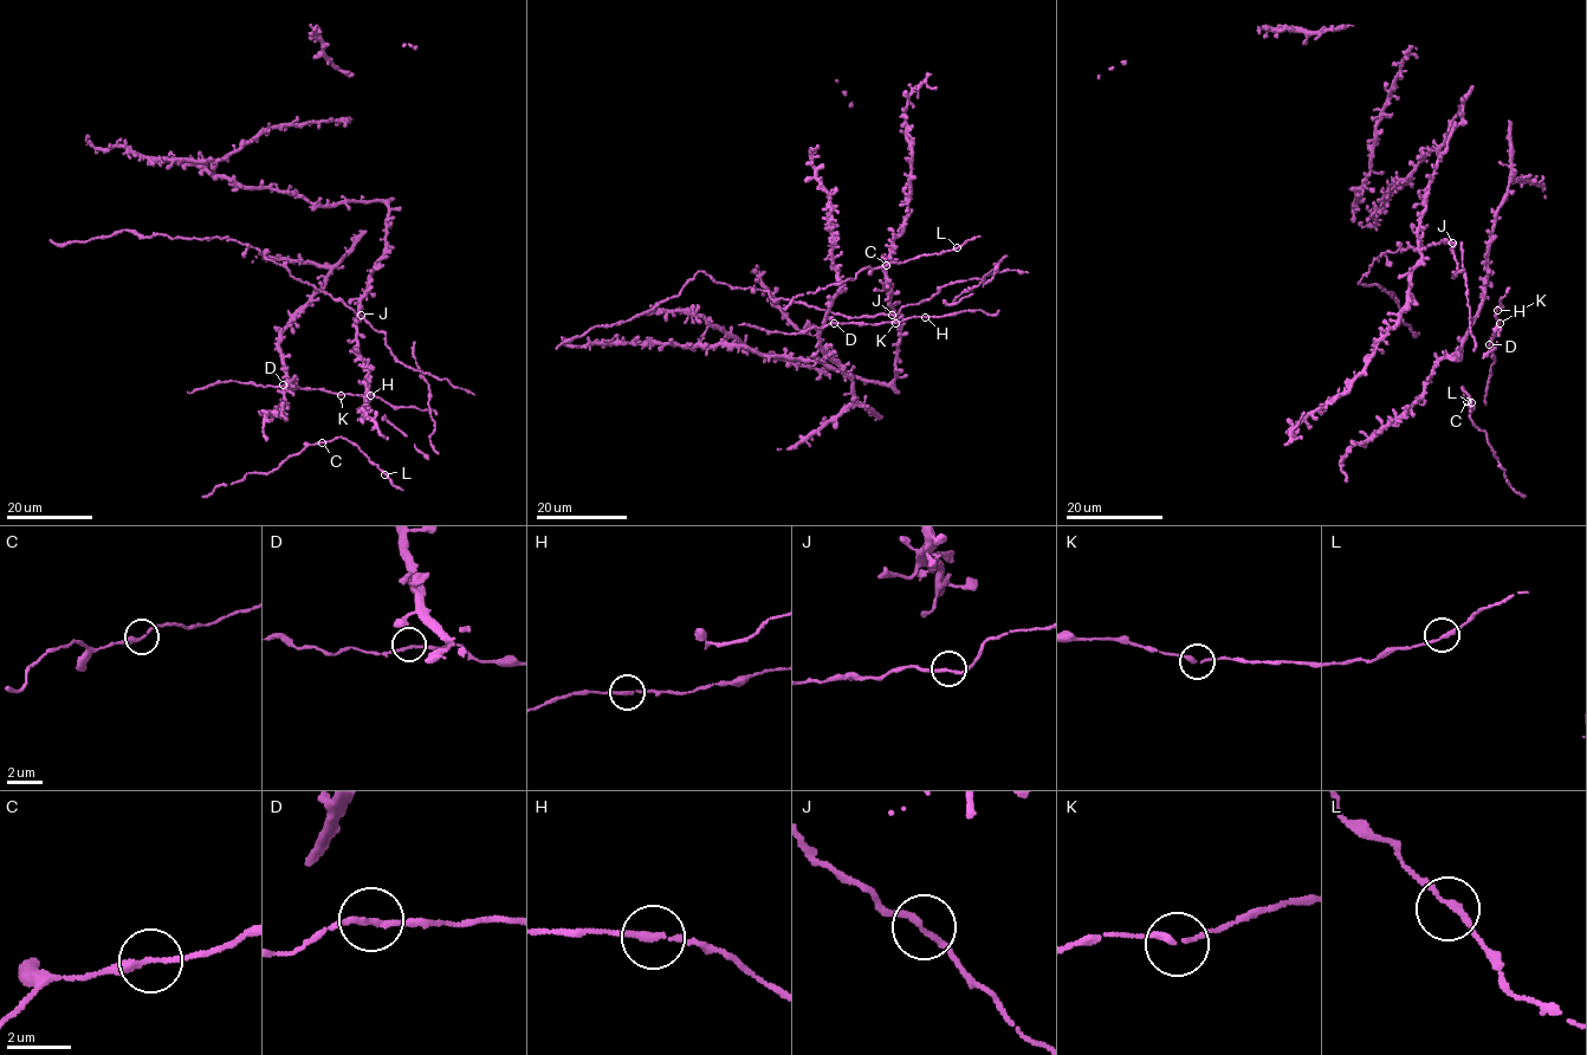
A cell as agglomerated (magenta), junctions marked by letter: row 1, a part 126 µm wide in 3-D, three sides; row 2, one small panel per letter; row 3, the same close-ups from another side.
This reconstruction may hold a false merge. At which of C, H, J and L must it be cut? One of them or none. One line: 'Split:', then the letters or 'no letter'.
Split: no letter

